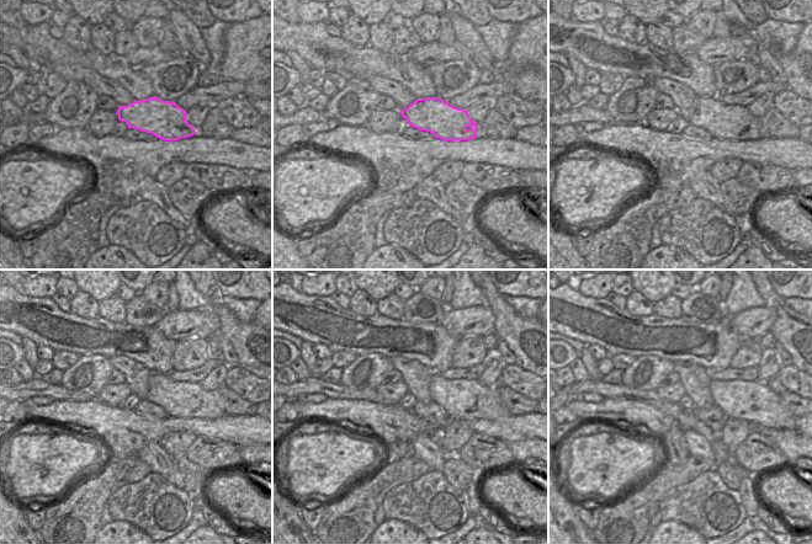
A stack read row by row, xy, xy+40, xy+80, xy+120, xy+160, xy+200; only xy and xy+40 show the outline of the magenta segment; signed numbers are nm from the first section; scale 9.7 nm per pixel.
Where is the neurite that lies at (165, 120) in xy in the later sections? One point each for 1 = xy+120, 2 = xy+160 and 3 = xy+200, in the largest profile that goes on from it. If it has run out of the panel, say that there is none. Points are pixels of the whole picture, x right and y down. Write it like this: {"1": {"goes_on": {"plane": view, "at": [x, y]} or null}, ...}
{"1": {"goes_on": {"plane": "xy+120", "at": [175, 399]}}, "2": {"goes_on": {"plane": "xy+160", "at": [454, 401]}}, "3": {"goes_on": {"plane": "xy+200", "at": [731, 404]}}}

